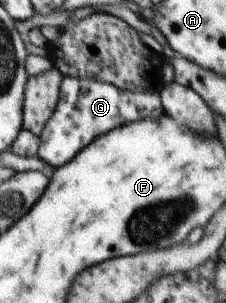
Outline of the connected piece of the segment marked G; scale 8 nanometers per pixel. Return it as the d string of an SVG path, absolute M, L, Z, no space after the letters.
M66 75L60 85L59 101L55 111L40 135L38 158L53 169L68 164L93 140L129 122L144 119L157 120L164 114L160 102L160 86L137 91L123 91L113 84Z

